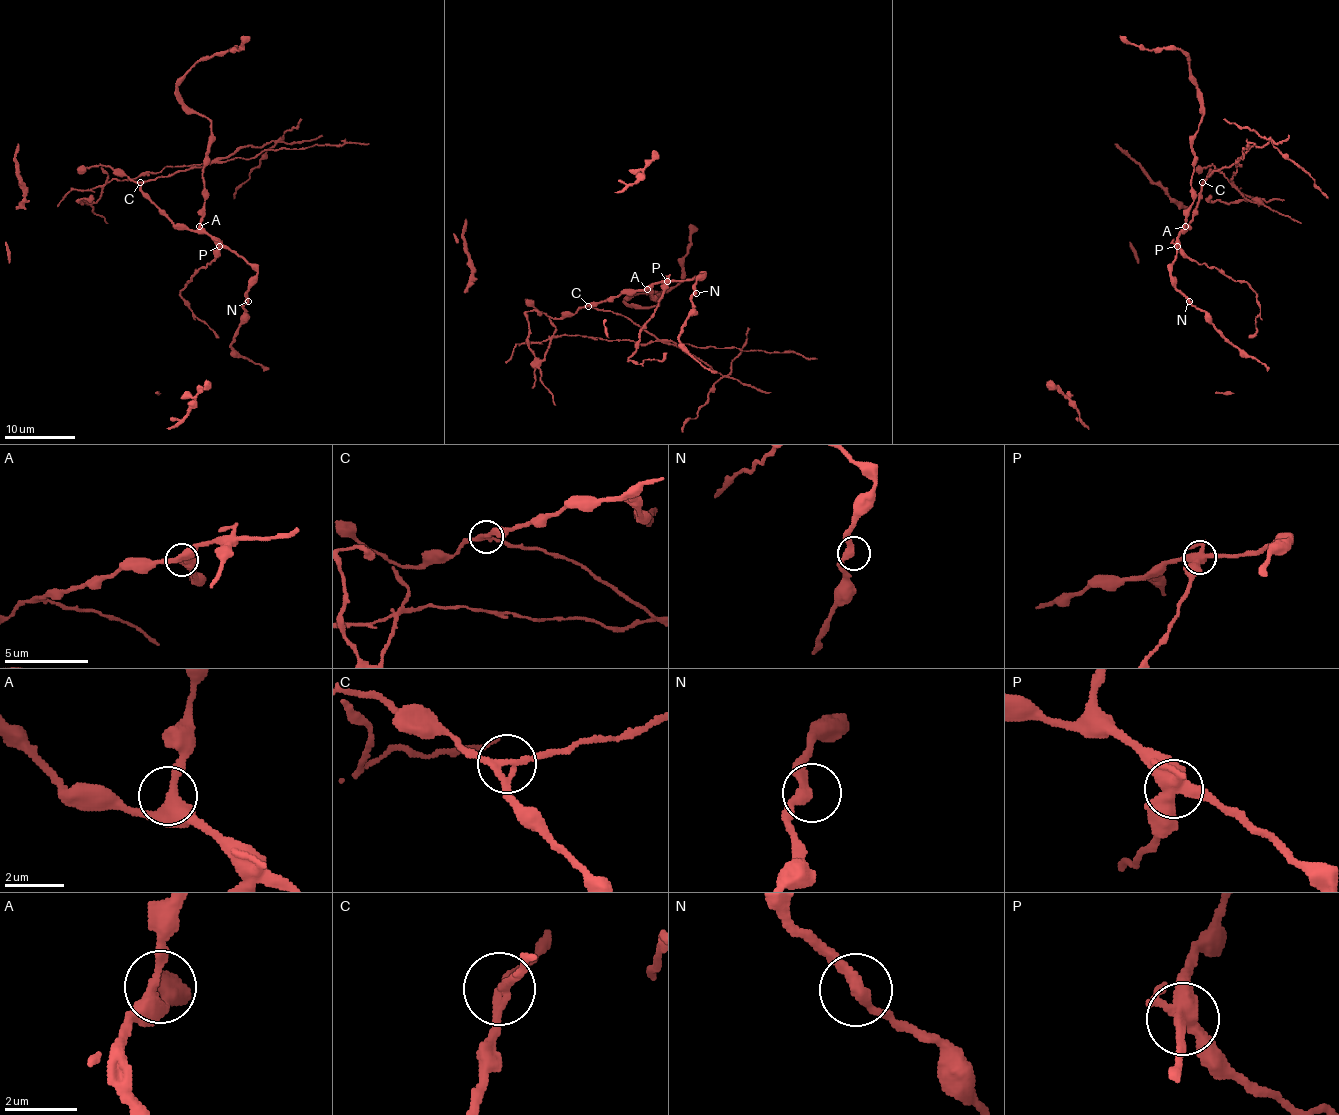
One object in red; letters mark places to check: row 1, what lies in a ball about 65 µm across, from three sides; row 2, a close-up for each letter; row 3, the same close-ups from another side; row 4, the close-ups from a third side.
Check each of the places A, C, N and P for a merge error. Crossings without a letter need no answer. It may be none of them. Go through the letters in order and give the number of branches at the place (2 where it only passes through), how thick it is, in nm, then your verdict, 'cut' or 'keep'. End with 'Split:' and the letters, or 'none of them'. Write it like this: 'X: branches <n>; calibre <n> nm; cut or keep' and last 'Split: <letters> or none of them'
A: branches 3; calibre 320 nm; keep
C: branches 3; calibre 200 nm; cut
N: branches 2; calibre 320 nm; keep
P: branches 4; calibre 460 nm; cut
Split: C, P

